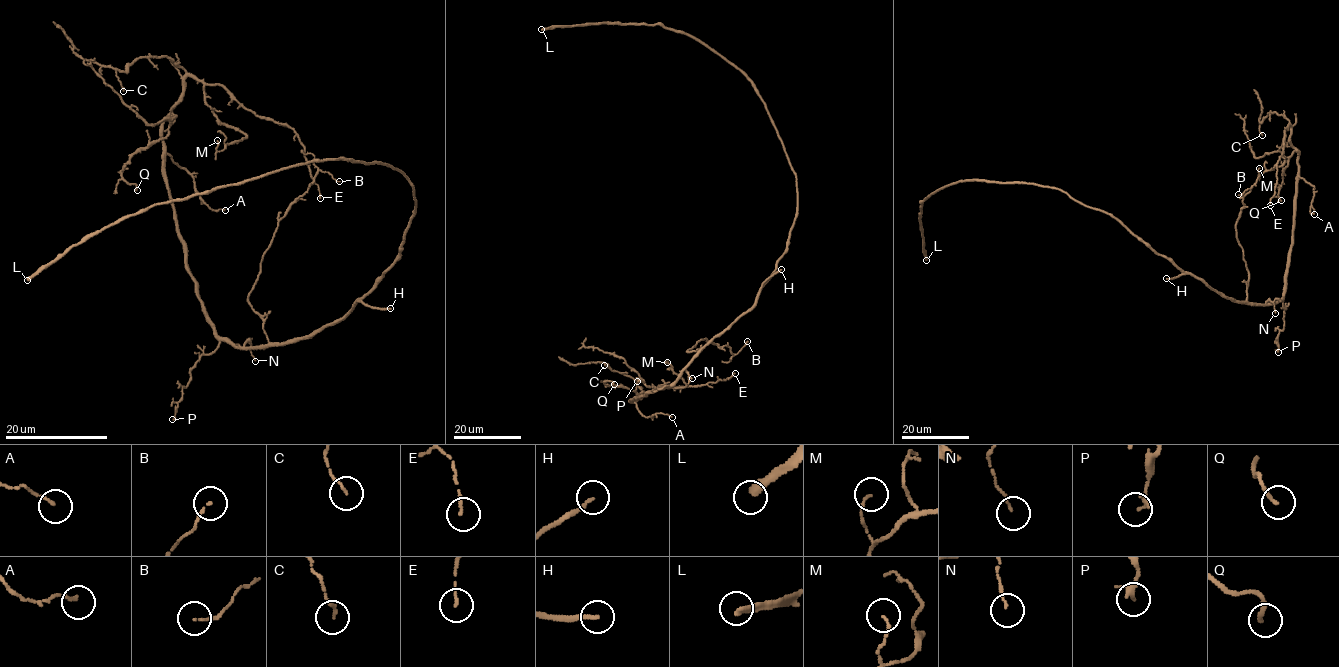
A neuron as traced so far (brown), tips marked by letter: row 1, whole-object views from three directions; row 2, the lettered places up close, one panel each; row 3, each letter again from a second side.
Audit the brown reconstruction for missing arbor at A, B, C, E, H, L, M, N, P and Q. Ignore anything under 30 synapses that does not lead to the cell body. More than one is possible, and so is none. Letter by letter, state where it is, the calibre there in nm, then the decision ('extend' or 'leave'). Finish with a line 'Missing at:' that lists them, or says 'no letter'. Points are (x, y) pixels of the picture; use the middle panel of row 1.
A: at (672, 417); 130 nm thick; leave
B: at (747, 341); 100 nm thick; leave
C: at (604, 365); 120 nm thick; leave
E: at (735, 373); 100 nm thick; leave
H: at (781, 269); 170 nm thick; extend
L: at (541, 29); 320 nm thick; extend
M: at (667, 362); 110 nm thick; leave
N: at (692, 378); 90 nm thick; leave
P: at (637, 381); 240 nm thick; leave
Q: at (614, 384); 180 nm thick; leave
Missing at: H, L

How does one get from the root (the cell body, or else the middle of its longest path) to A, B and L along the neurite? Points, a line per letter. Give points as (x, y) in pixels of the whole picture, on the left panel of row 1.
A: (376, 283), (302, 338), (234, 347), (189, 270), (165, 156), (225, 210)
B: (376, 283), (337, 321), (283, 343), (268, 340), (263, 320), (248, 300), (285, 212), (319, 170), (339, 181)
L: (376, 283), (399, 256), (413, 185), (389, 164), (346, 159), (313, 159), (153, 204), (87, 235), (27, 280)

